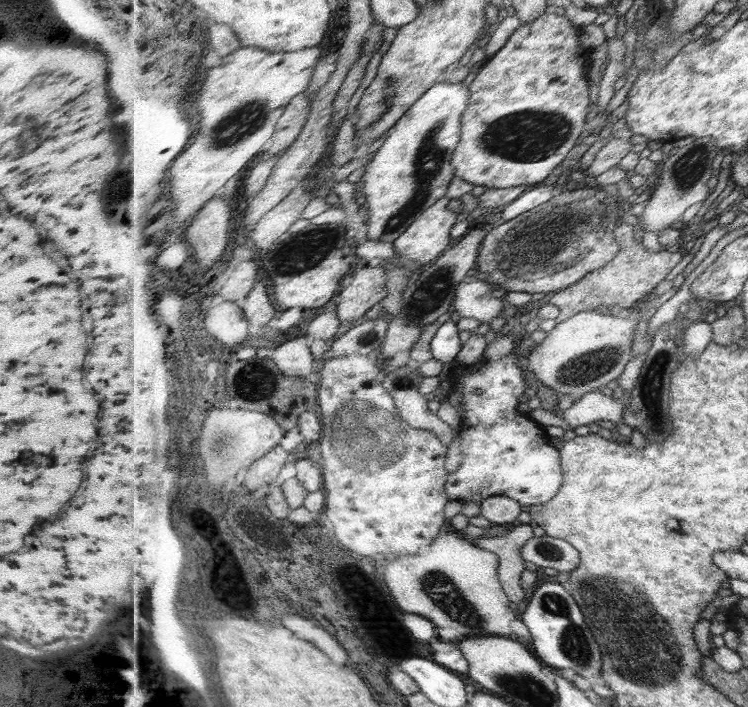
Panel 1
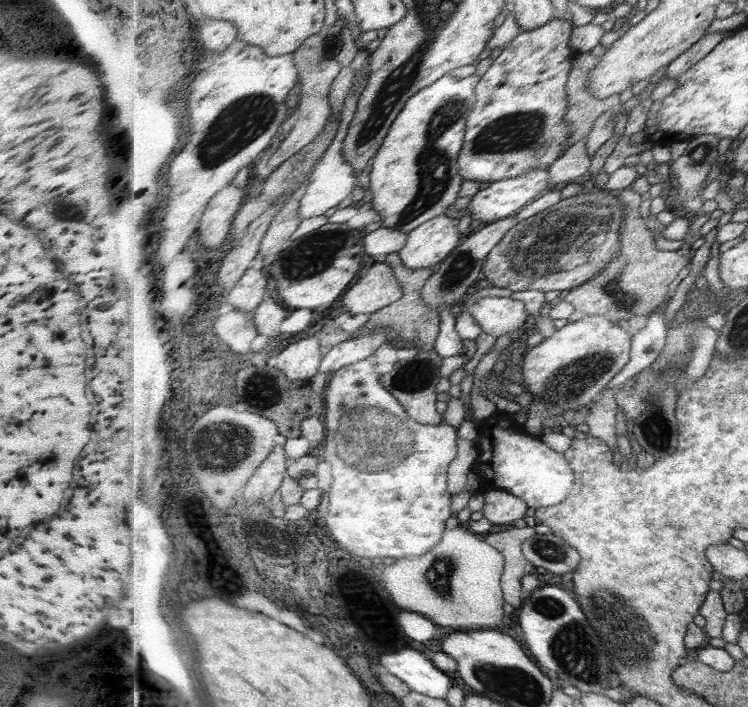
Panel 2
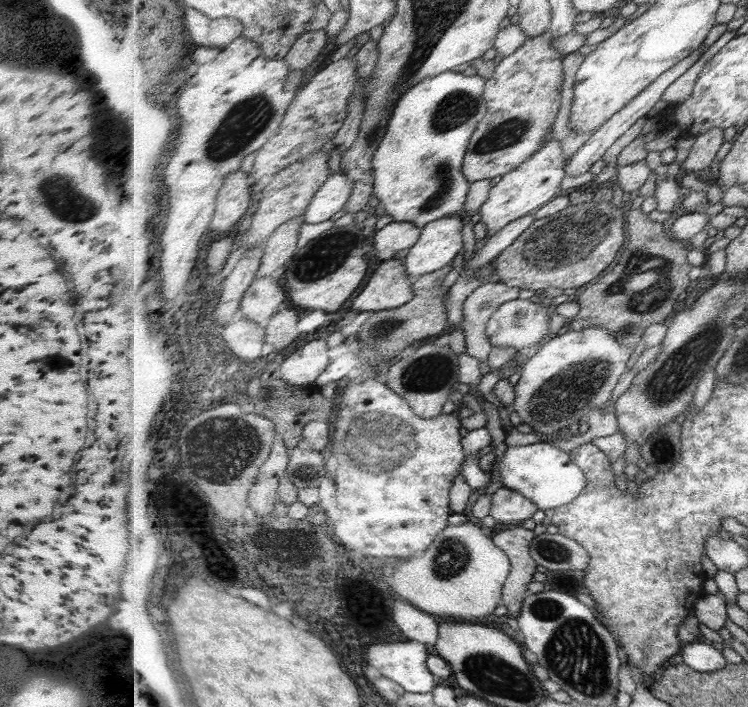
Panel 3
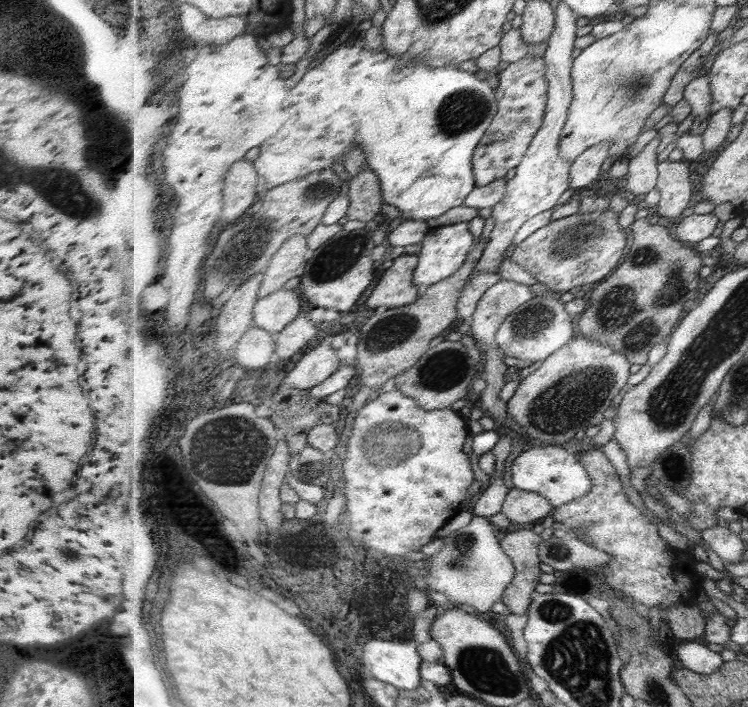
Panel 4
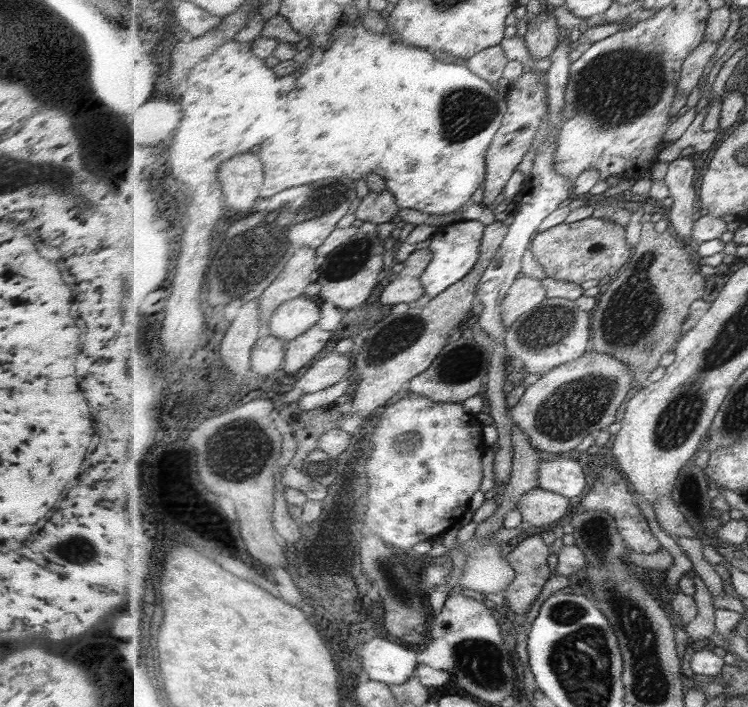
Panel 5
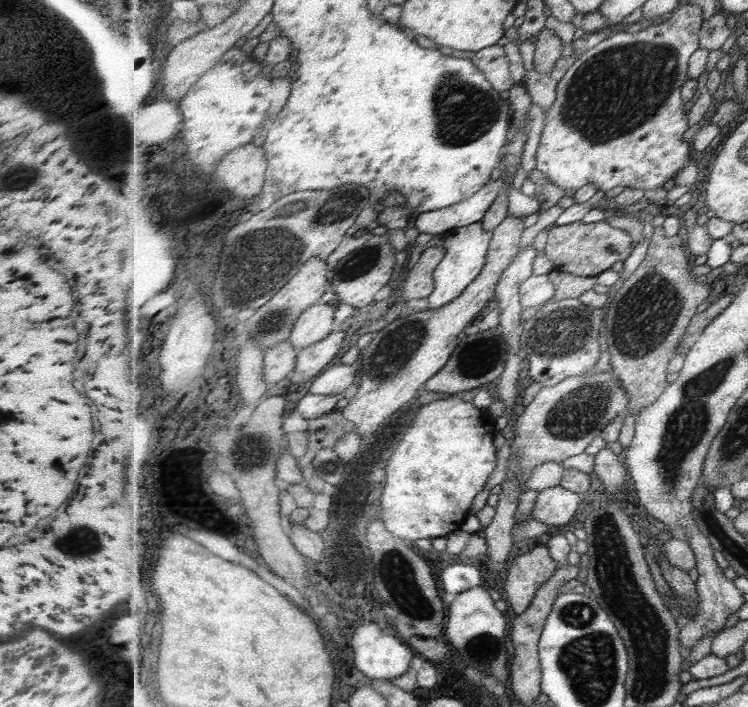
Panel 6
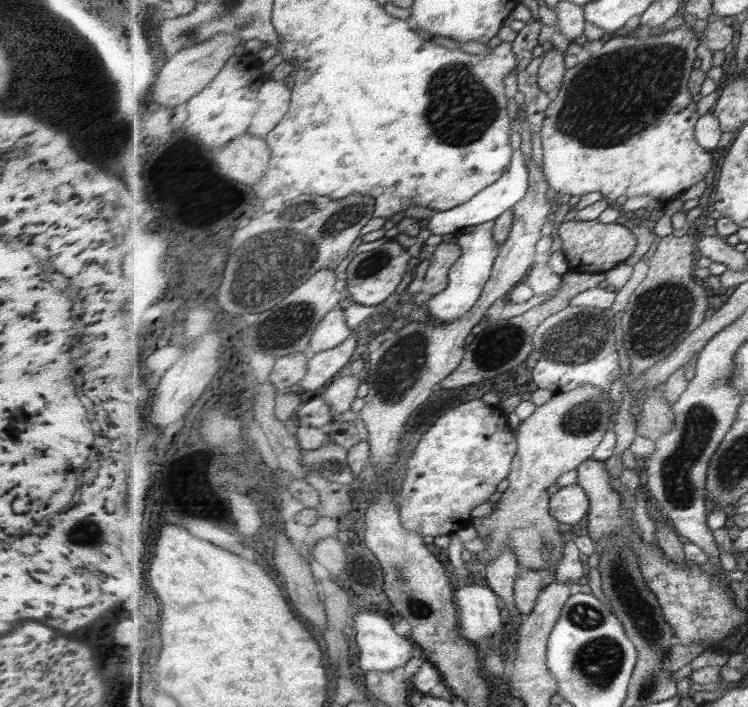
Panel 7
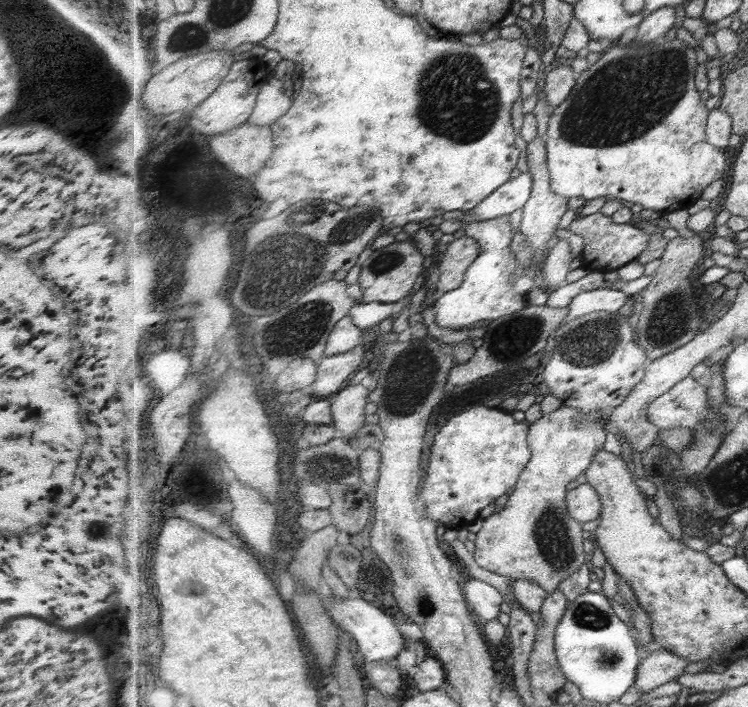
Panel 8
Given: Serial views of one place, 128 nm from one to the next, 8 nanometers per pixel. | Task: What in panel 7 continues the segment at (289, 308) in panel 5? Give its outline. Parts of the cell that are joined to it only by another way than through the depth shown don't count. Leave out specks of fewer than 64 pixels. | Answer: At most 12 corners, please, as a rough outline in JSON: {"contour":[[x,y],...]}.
{"contour":[[343,306],[313,328],[309,355],[333,349],[353,335]]}

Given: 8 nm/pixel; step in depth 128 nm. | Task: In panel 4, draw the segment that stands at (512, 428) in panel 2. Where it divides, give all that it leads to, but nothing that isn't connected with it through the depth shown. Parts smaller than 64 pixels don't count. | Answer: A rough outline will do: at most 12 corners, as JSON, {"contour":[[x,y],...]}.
{"contour":[[532,444],[513,460],[512,483],[554,507],[593,488],[573,448]]}

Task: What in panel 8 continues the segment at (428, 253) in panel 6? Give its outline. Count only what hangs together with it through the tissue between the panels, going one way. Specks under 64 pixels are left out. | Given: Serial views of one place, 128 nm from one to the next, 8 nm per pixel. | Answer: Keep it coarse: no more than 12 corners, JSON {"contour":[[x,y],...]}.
{"contour":[[466,234],[451,243],[438,262],[435,302],[461,287],[465,271],[481,253]]}

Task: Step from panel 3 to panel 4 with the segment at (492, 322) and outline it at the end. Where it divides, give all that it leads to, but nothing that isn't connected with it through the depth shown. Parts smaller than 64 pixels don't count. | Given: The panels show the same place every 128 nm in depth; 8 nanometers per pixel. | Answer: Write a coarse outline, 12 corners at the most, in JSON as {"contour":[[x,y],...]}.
{"contour":[[560,298],[509,315],[496,344],[543,362],[579,335]]}

